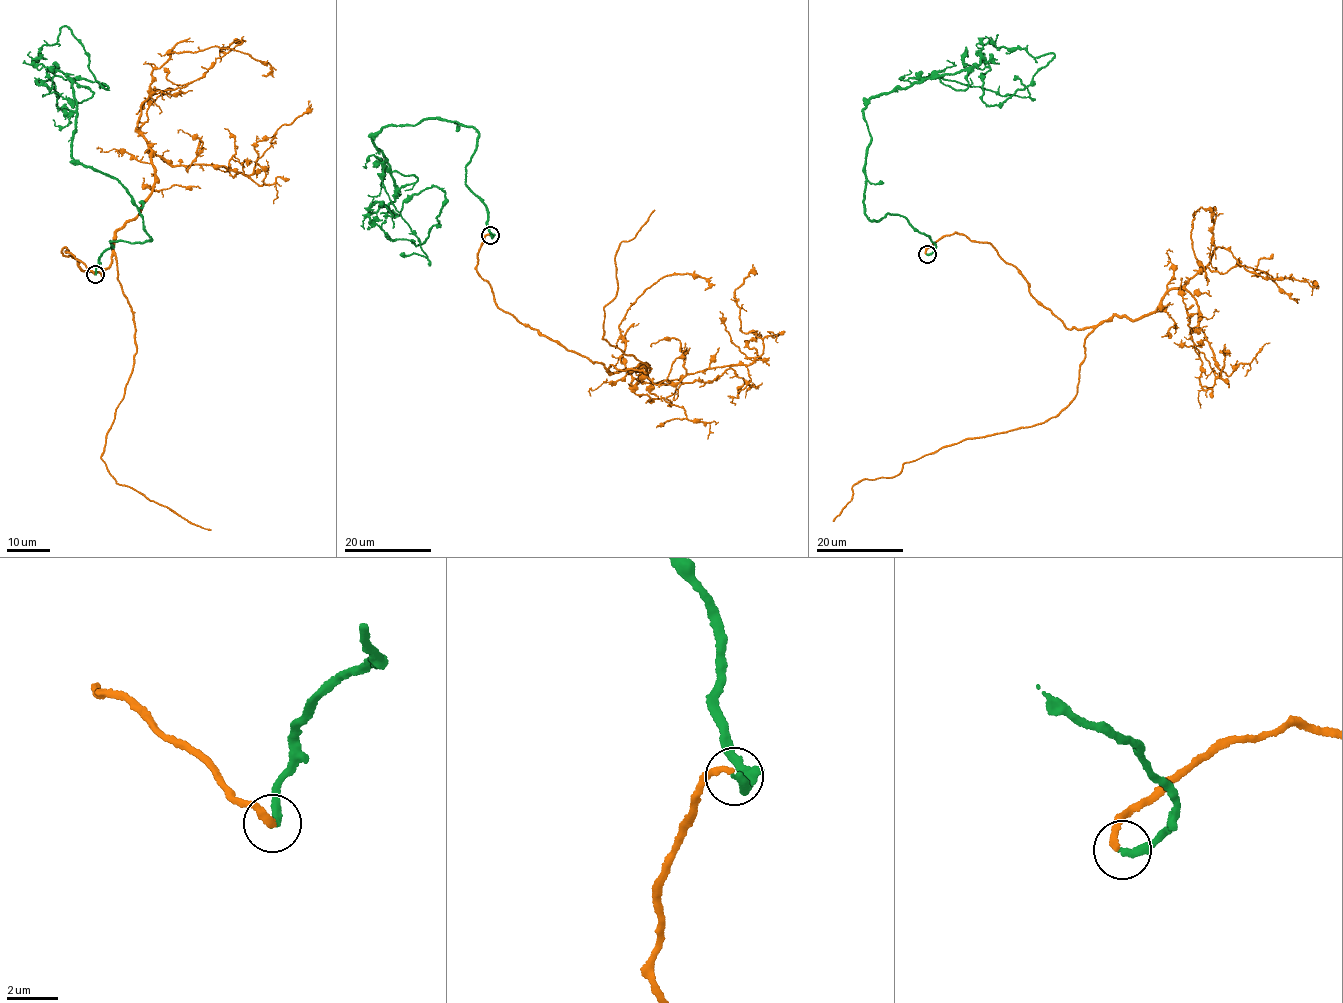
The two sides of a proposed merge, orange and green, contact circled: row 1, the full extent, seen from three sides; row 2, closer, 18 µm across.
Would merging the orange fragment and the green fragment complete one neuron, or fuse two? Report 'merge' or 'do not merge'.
merge

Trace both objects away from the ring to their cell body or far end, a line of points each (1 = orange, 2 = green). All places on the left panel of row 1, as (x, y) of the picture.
1: (95, 274), (61, 252), (102, 274), (117, 231), (150, 195), (154, 153), (263, 185), (256, 160), (308, 100)
2: (95, 274), (110, 241), (150, 239), (127, 188), (70, 155), (72, 82), (33, 66), (61, 27), (84, 47)

